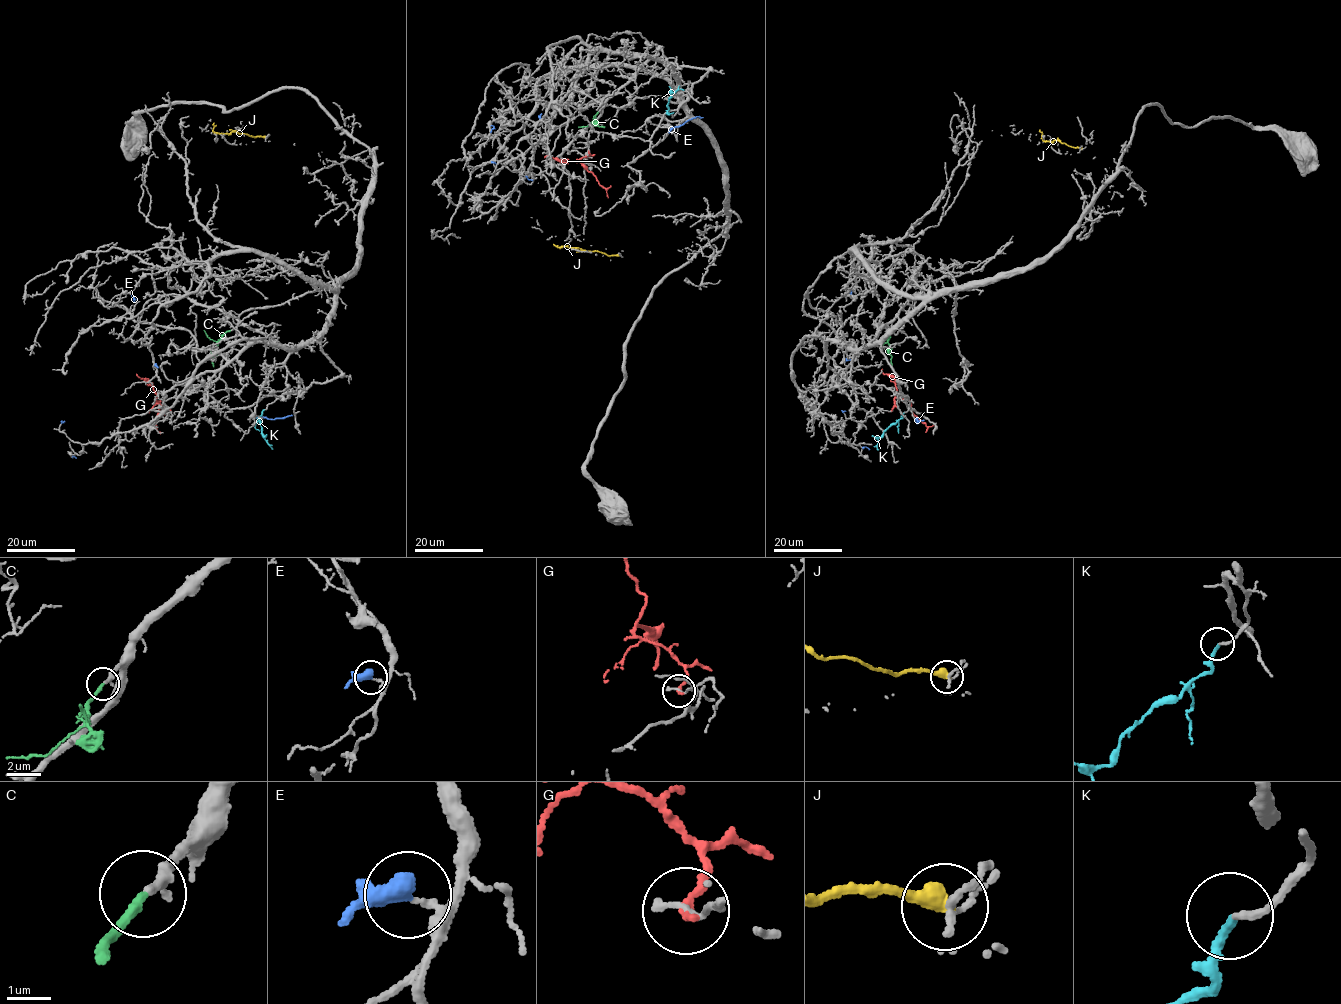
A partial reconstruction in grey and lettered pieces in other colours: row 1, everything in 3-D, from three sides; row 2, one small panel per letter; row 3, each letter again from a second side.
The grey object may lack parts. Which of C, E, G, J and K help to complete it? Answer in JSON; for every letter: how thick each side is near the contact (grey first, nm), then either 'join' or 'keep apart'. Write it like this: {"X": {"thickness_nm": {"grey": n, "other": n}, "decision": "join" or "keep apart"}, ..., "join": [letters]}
{"C": {"thickness_nm": {"grey": 140, "other": 200}, "decision": "join"}, "E": {"thickness_nm": {"grey": 170, "other": 480}, "decision": "keep apart"}, "G": {"thickness_nm": {"grey": 170, "other": 220}, "decision": "keep apart"}, "J": {"thickness_nm": {"grey": 150, "other": 440}, "decision": "keep apart"}, "K": {"thickness_nm": {"grey": 150, "other": 190}, "decision": "join"}, "join": ["C", "K"]}

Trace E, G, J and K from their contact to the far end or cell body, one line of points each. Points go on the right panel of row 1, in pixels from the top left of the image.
E: (850, 359), (845, 362), (918, 418), (869, 449), (861, 447), (845, 410)
G: (891, 411), (894, 399), (906, 399), (926, 426), (936, 427)
J: (1081, 149), (1058, 141), (1043, 140), (1040, 129)
K: (903, 412), (902, 418), (878, 440), (879, 451)

